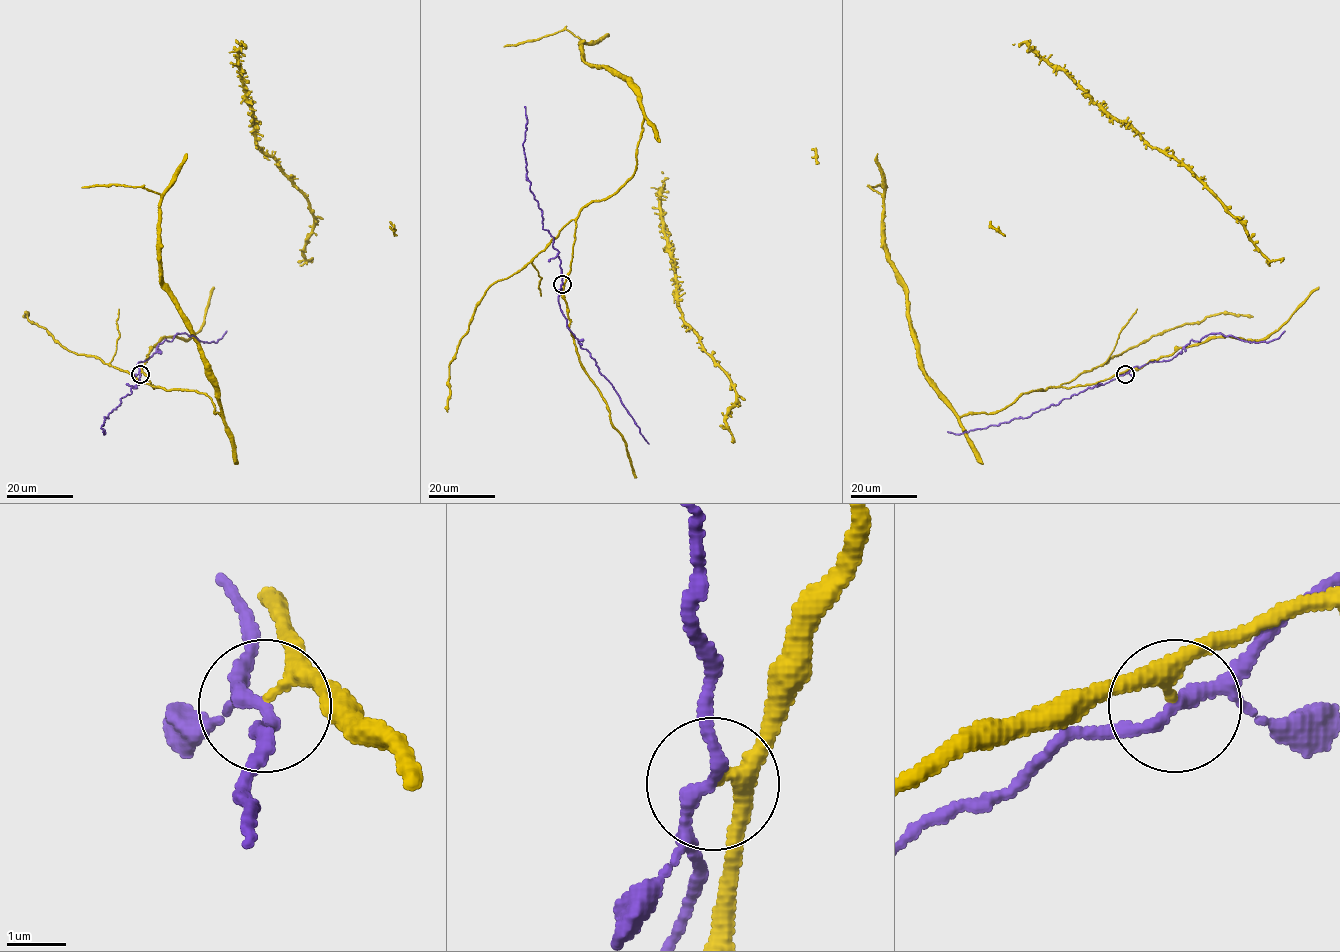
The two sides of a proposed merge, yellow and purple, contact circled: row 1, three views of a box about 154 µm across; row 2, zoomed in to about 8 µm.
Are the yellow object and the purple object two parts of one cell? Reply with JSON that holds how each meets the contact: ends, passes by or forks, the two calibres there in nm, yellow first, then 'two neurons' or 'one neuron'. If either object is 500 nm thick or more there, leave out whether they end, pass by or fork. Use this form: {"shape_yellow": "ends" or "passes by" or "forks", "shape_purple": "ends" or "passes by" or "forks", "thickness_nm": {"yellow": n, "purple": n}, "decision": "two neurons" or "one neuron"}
{"shape_yellow": "passes by", "shape_purple": "passes by", "thickness_nm": {"yellow": 200, "purple": 220}, "decision": "two neurons"}

